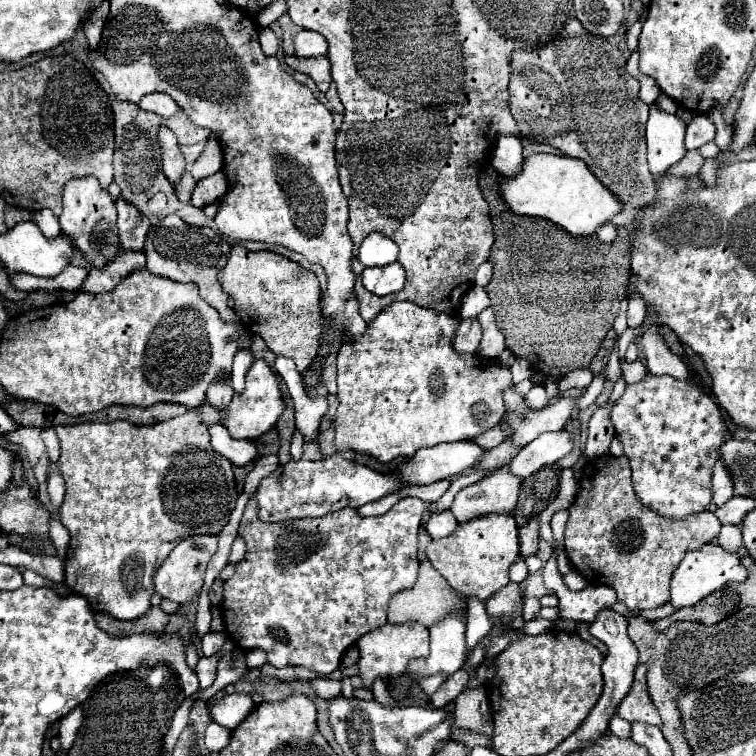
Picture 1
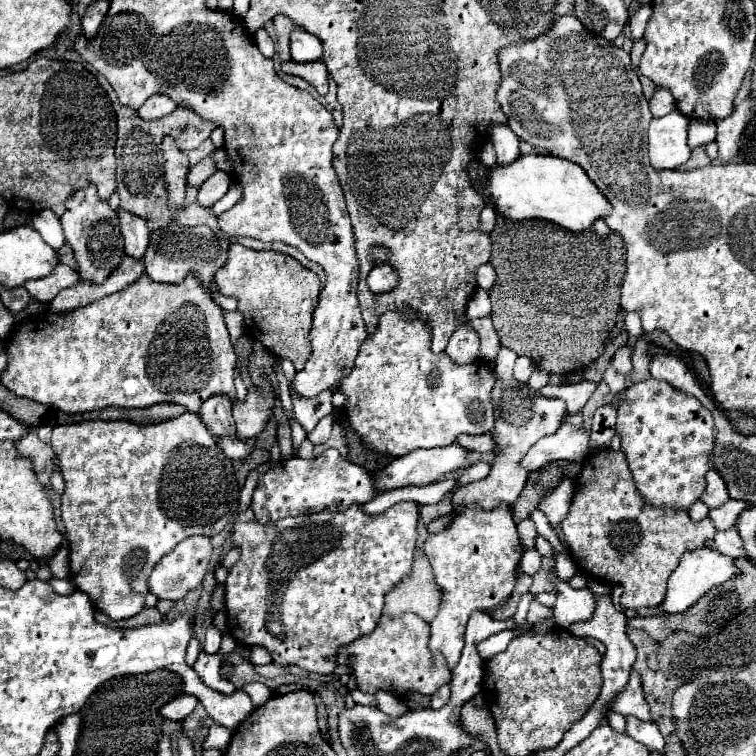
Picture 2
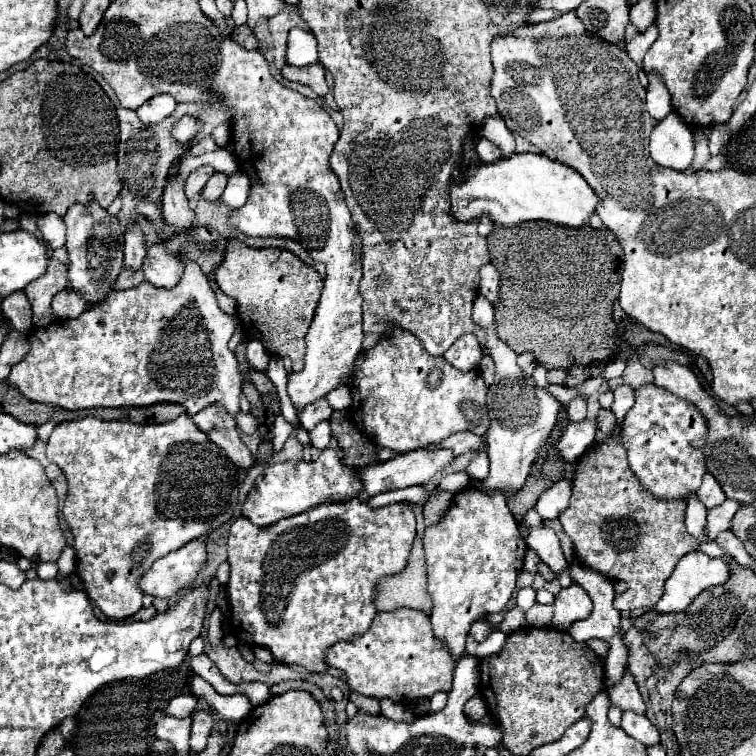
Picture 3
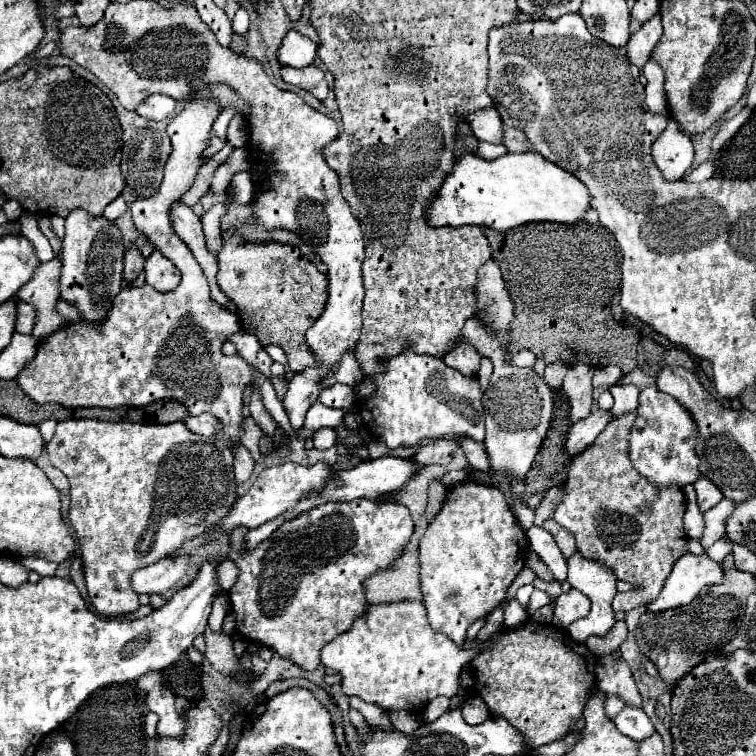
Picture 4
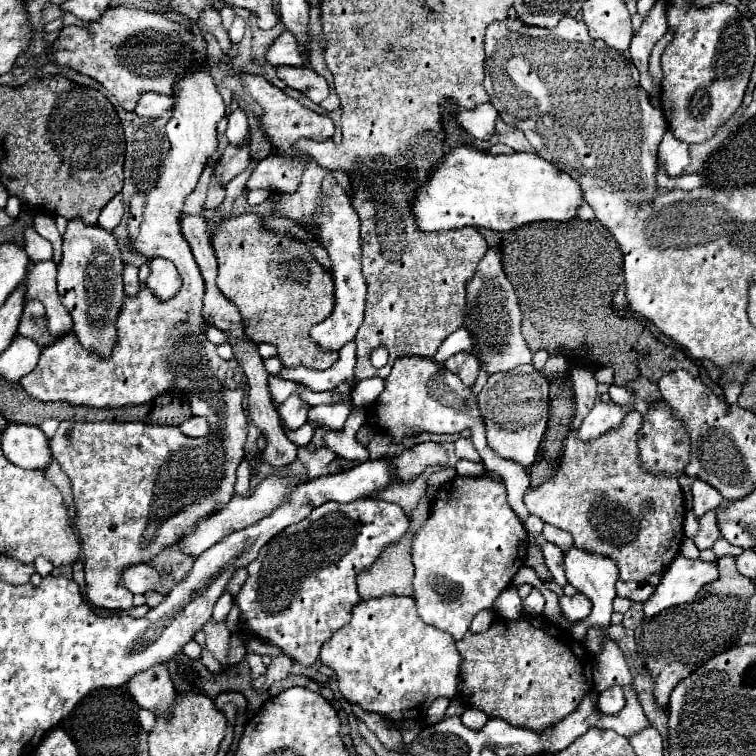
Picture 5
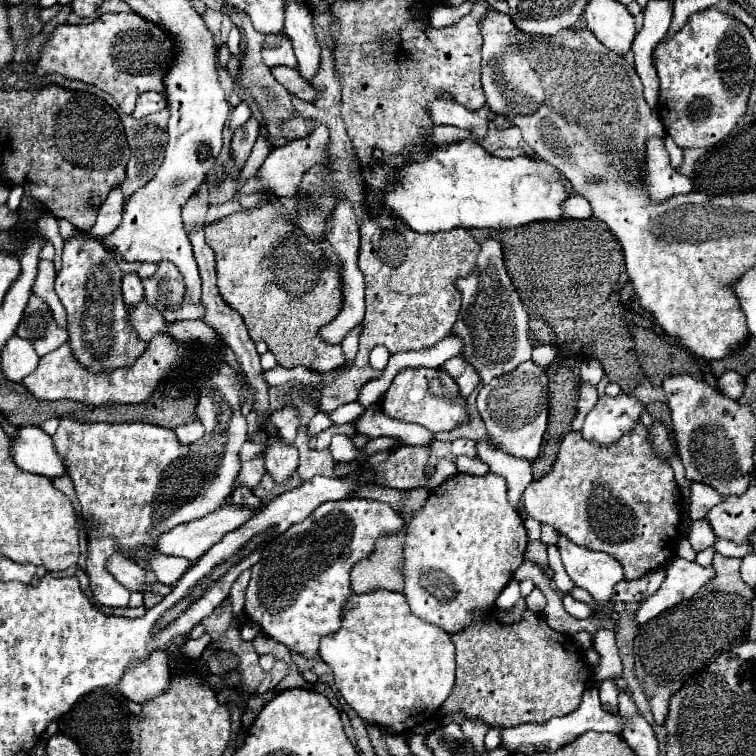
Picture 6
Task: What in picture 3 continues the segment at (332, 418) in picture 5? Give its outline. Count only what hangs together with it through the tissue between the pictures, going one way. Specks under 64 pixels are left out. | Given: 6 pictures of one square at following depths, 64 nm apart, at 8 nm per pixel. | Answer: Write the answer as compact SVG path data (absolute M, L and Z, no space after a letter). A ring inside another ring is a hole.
M322 396L322 398L318 398L316 402L304 406L302 410L298 410L300 424L310 432L318 422L322 422L322 420L328 418L328 412L326 412L326 410L332 410L332 406L330 406L328 400Z

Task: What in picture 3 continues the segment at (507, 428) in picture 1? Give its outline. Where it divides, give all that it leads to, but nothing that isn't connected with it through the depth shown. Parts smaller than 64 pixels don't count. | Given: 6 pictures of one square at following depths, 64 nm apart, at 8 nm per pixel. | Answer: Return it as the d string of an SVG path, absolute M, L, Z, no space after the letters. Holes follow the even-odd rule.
M458 432L454 434L452 438L446 438L440 446L434 446L434 448L450 448L454 450L454 454L464 454L464 452L478 452L482 448L486 448L486 440L484 436L476 436L476 434L470 434L470 432Z

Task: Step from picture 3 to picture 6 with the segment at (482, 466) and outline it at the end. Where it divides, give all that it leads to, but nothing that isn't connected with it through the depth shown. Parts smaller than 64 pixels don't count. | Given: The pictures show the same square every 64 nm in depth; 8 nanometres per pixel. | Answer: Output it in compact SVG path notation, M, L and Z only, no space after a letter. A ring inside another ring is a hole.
M458 438L452 442L452 454L454 456L476 456L474 442L468 438Z

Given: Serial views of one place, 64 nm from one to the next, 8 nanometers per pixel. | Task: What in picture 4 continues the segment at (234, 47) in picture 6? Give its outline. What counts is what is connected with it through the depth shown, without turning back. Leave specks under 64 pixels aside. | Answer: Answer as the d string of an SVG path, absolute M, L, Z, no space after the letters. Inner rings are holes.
M240 8L232 20L232 28L236 34L246 34L248 32L248 10Z

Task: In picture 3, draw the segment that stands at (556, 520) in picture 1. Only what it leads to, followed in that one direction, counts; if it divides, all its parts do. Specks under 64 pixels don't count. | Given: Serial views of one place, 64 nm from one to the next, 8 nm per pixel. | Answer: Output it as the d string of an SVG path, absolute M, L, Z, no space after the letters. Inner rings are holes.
M562 480L558 484L554 484L552 488L548 488L536 502L535 509L538 510L543 520L558 519L560 514L568 508L572 496L572 482Z

